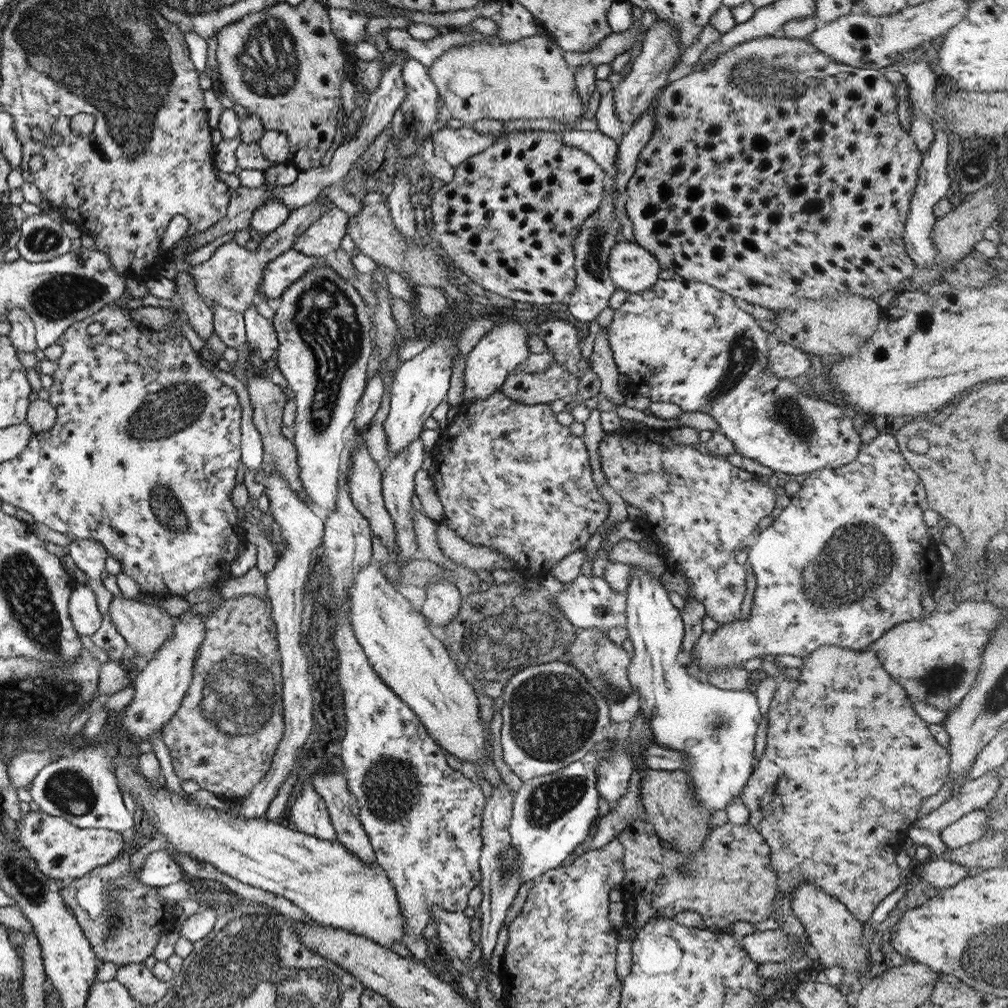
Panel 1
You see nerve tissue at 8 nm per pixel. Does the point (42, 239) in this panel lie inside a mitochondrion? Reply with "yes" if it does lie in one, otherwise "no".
yes

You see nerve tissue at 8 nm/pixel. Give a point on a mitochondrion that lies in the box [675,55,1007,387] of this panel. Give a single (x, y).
(974, 168)

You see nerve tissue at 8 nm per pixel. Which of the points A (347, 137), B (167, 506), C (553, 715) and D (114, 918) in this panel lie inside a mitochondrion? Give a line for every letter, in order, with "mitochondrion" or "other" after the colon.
A: other
B: mitochondrion
C: mitochondrion
D: mitochondrion

